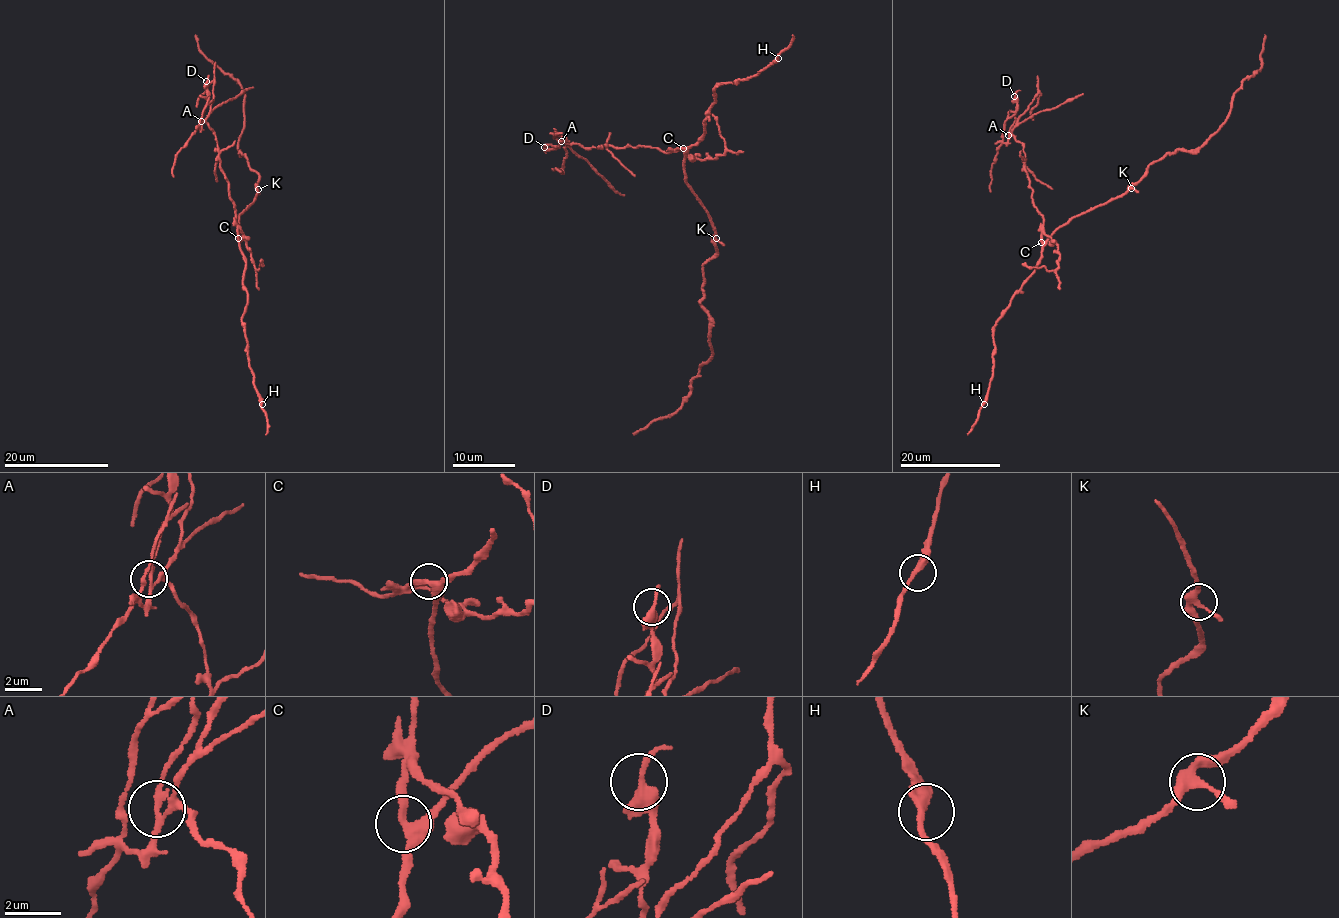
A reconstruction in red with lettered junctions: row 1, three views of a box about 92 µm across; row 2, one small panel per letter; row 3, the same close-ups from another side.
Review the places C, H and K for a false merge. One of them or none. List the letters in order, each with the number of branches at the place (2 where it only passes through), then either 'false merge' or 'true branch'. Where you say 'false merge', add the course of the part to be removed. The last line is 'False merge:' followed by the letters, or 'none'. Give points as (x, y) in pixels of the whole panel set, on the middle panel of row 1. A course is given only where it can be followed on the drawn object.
C: branches 3; false merge; course (683, 147), (664, 152), (641, 145), (598, 148), (566, 141), (610, 182), (614, 190), (624, 196)
H: branches 2; true branch
K: branches 3; true branch
False merge: C

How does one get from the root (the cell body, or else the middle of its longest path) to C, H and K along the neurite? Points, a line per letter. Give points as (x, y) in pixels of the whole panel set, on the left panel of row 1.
C: (249, 205), (243, 210), (238, 220), (238, 238)
H: (249, 205), (238, 222), (238, 246), (245, 262), (242, 283), (247, 295), (242, 320), (249, 368), (262, 404)
K: (249, 205), (258, 189)

